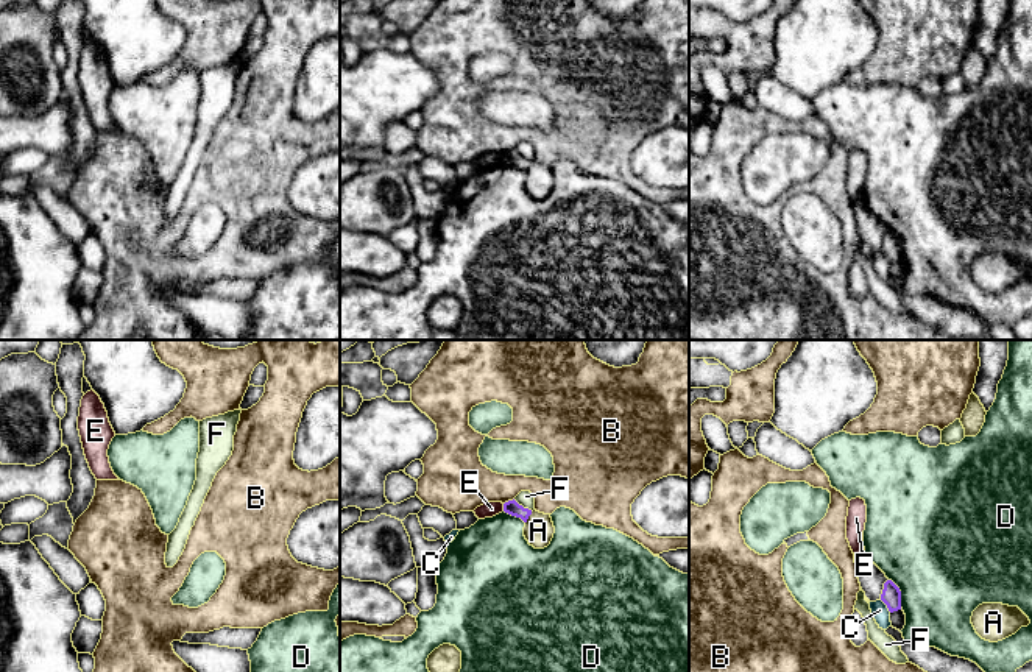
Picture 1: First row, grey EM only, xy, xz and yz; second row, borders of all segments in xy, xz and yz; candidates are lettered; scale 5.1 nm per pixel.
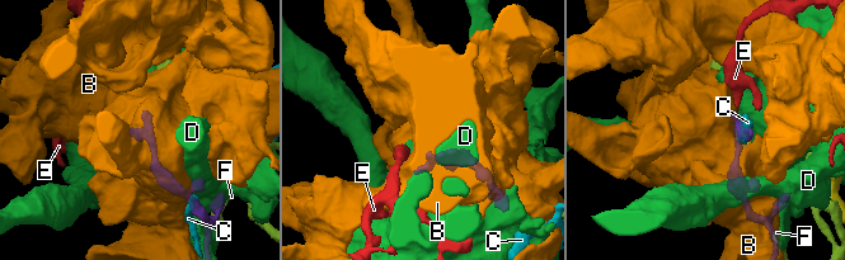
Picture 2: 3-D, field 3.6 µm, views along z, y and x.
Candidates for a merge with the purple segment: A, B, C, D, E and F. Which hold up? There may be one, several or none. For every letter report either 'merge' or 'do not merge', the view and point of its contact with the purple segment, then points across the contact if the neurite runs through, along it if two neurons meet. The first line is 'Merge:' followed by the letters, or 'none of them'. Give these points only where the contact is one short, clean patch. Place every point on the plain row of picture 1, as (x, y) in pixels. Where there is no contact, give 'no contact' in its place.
Merge: none of them
A: do not merge | xz (527, 169)
B: do not merge | xz (508, 152)
C: do not merge | yz (886, 254)
D: do not merge | yz (900, 244)
E: do not merge | xz (504, 158) | along xz (502, 155), (504, 161)
F: do not merge | xz (521, 156)

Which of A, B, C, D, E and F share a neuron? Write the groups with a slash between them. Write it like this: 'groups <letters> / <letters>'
groups A / B / C / D / E / F

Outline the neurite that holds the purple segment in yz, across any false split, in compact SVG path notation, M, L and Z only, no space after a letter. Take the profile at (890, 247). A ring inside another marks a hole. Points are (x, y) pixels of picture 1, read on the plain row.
M854 204L856 225L865 248L870 253L882 251L889 262L901 260L901 242L885 225L867 207Z

